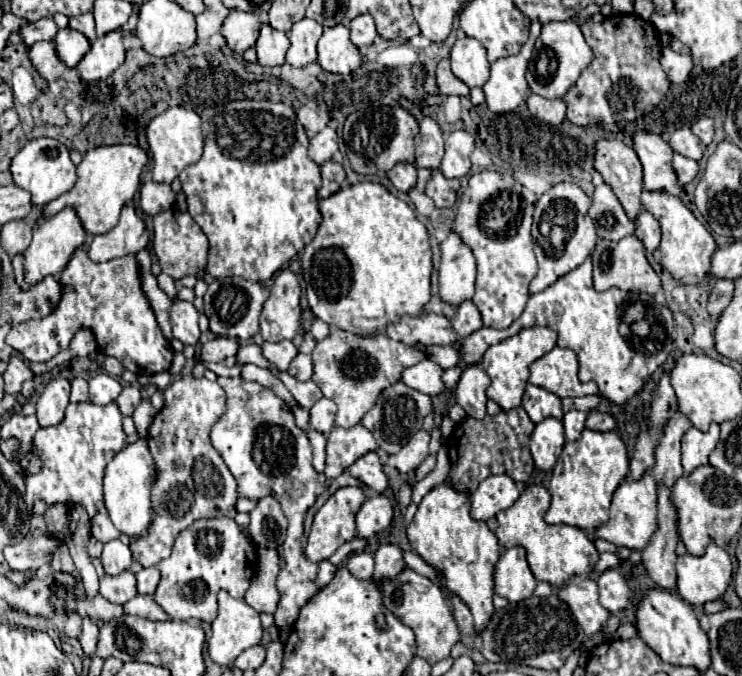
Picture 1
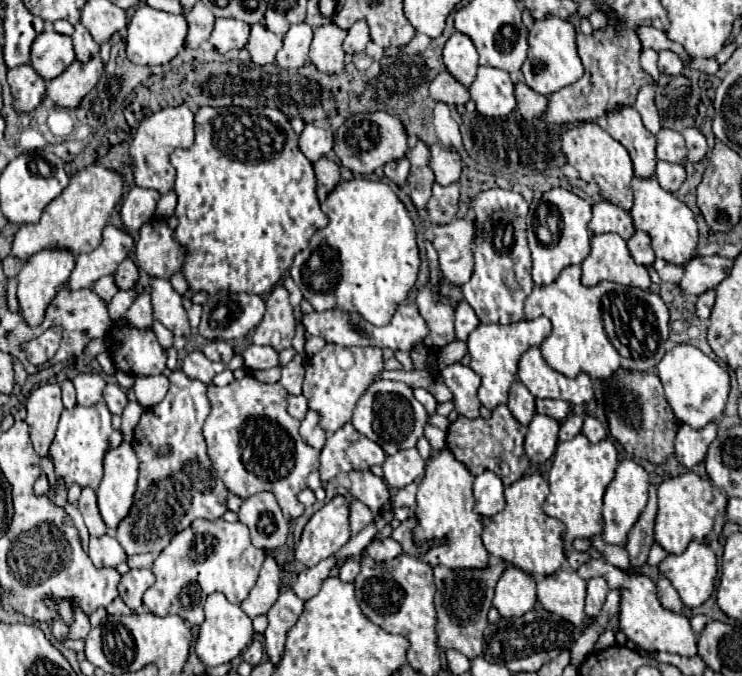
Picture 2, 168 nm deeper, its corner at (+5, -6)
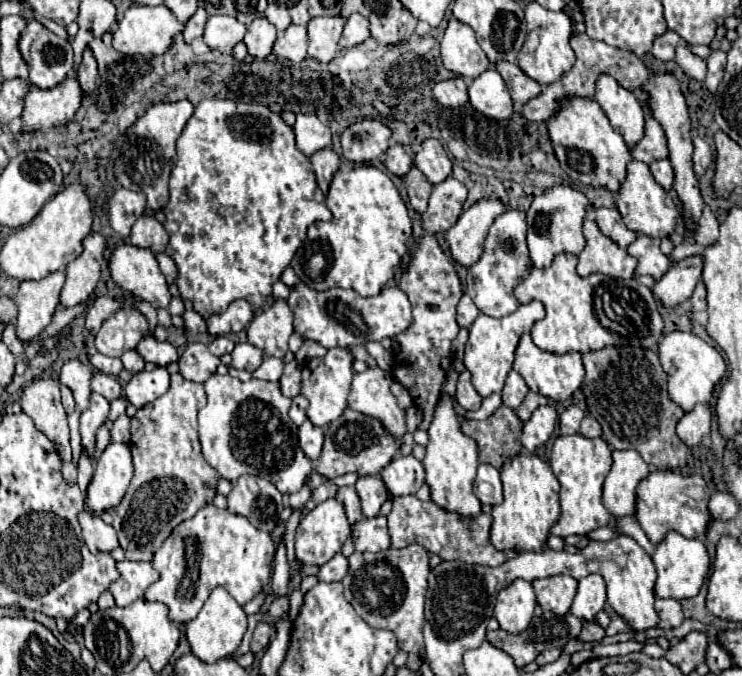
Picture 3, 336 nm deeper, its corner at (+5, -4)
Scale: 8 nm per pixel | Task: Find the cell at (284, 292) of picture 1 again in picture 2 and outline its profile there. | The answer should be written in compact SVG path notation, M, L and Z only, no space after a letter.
M279 284L265 300L267 312L253 332L253 344L273 346L277 352L291 348L295 336L295 316L289 302L289 292Z

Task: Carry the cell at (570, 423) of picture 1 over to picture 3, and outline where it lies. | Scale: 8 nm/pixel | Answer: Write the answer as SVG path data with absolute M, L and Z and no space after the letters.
M569 406L569 408L559 416L559 420L561 420L561 426L559 426L561 436L577 434L577 432L579 432L579 424L581 424L583 416L585 416L585 414L583 414L583 410L579 410L577 406Z

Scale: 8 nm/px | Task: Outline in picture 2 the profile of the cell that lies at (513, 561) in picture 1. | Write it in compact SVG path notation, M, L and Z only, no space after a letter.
M507 568L495 586L493 606L503 618L519 618L537 602L535 578L519 568Z

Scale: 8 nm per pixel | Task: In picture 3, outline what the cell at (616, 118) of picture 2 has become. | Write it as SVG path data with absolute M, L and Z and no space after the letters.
M603 74L597 80L595 100L607 114L613 130L619 132L627 146L633 150L645 134L645 114L637 102L637 96L619 86L615 78Z

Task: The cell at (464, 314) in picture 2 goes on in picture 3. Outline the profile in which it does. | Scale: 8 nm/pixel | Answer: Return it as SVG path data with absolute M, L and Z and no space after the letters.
M463 294L463 298L457 304L457 324L459 324L459 328L469 328L471 322L477 316L479 316L479 308L473 304L473 300L467 294Z

